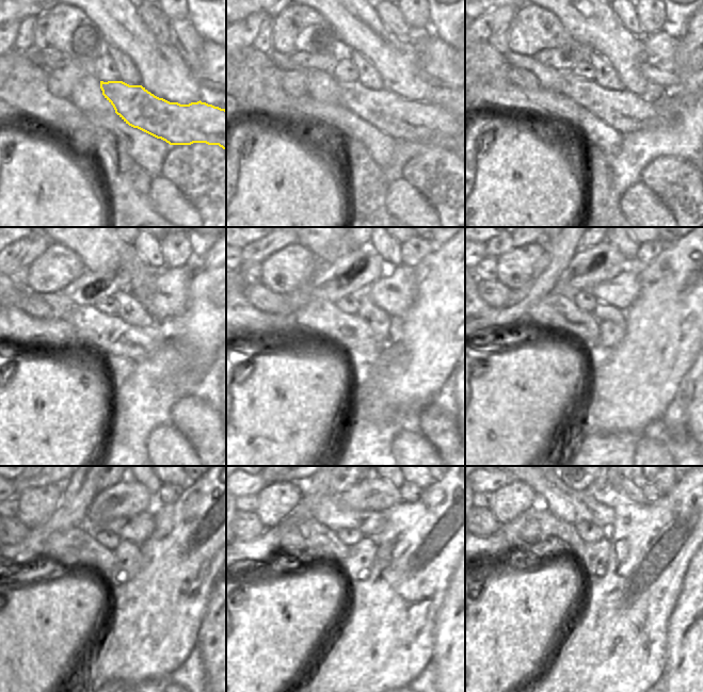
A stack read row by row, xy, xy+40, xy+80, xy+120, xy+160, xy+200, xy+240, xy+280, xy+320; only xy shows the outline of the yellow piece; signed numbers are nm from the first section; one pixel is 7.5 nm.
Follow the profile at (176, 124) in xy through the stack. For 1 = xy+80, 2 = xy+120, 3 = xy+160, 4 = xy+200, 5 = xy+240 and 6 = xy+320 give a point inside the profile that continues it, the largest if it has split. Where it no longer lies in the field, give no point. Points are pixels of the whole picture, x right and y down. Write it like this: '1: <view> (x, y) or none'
1: xy+80 (624, 111)
2: xy+120 (110, 334)
3: xy+160 (321, 318)
4: xy+200 (555, 312)
5: xy+240 (76, 547)
6: xy+320 (545, 535)

